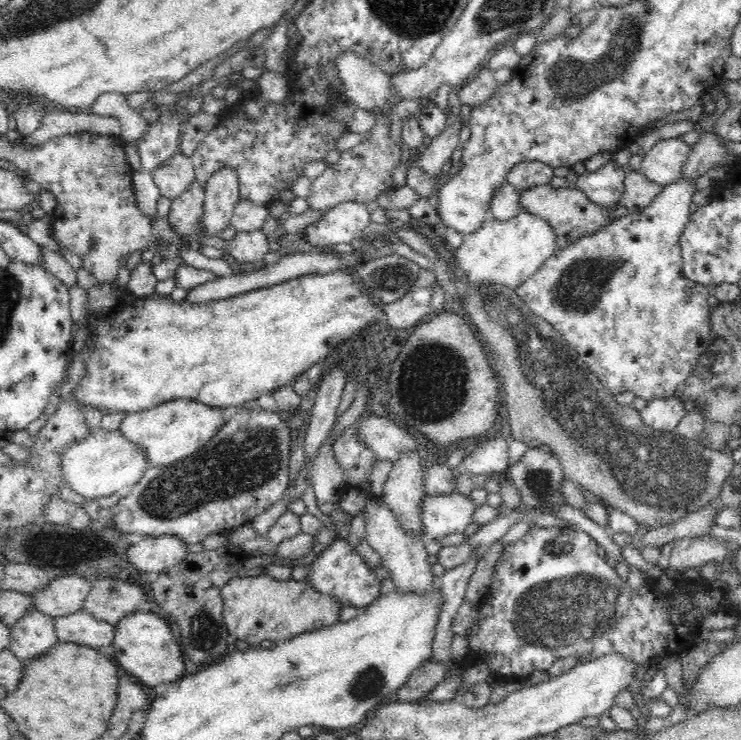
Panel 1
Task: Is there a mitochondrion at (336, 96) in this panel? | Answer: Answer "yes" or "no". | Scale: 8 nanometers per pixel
no

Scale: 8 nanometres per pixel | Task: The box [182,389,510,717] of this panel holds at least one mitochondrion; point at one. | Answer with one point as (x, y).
(205, 635)

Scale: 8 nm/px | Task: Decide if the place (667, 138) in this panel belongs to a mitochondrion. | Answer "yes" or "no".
no

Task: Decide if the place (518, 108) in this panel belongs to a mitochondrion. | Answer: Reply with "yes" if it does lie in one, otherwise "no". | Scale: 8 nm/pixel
no

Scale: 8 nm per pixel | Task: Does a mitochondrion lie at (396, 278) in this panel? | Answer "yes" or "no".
yes

